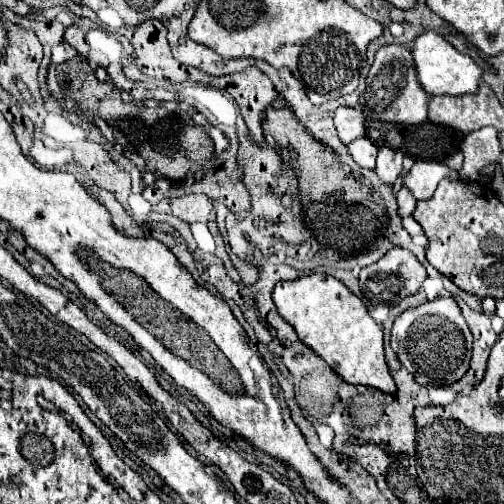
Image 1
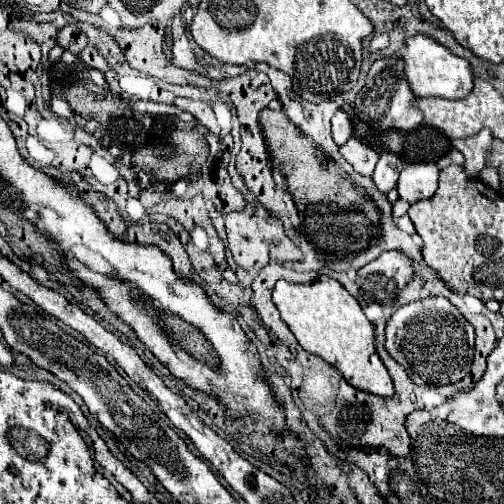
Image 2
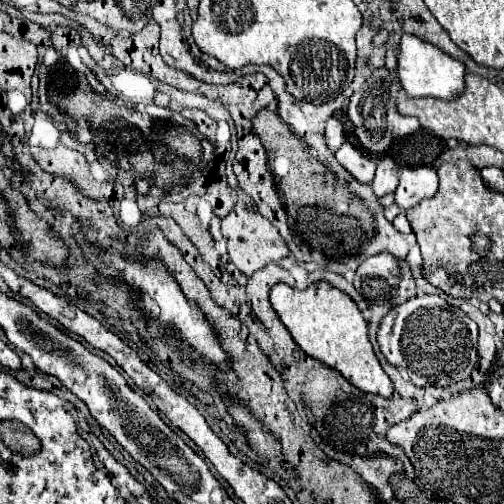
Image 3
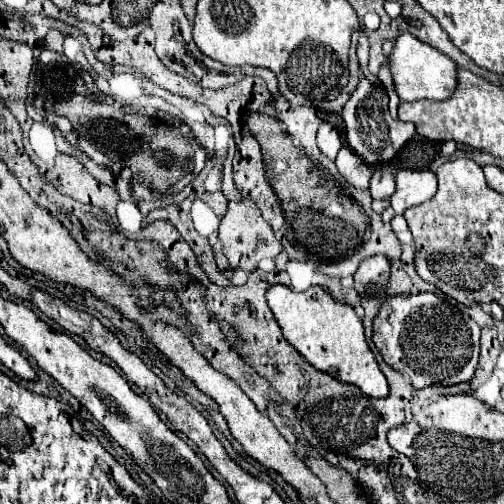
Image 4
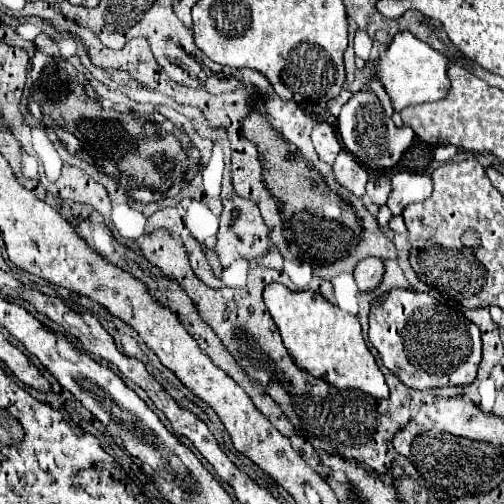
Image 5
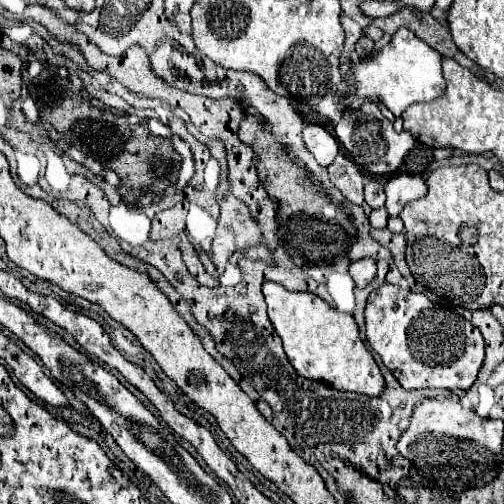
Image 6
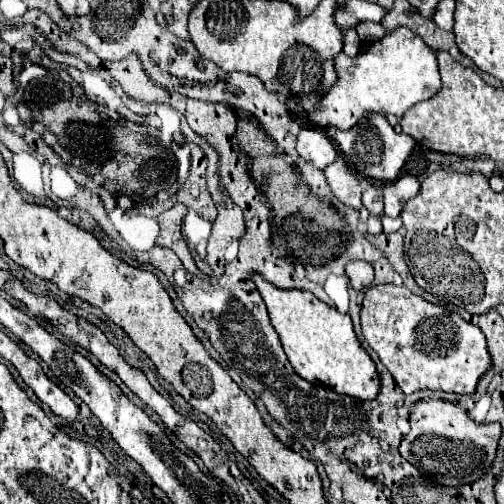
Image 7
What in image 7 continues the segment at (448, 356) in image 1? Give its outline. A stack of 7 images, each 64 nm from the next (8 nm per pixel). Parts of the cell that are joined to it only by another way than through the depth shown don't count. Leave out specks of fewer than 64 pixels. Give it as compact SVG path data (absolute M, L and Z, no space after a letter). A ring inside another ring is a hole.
M378 284L364 294L362 334L382 364L388 368L404 394L416 390L442 390L454 394L474 394L478 380L492 368L484 332L462 320L456 312L434 306L424 298L410 294L406 286Z

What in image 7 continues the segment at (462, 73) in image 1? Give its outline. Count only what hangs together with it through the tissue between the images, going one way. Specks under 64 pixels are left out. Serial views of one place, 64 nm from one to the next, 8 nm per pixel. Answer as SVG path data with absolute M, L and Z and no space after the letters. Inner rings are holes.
M396 28L388 32L382 40L362 46L356 58L340 52L334 62L336 84L322 94L316 110L308 112L306 122L316 128L334 126L338 130L348 130L360 122L360 116L368 112L376 114L396 114L398 118L414 104L428 100L436 90L440 90L440 74L436 68L436 52L426 46L426 42L414 34L410 28Z

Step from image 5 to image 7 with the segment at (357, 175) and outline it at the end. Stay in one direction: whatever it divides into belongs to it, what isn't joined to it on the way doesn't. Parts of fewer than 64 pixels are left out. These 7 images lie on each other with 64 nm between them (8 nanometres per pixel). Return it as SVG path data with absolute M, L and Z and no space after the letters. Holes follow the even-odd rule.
M336 158L328 168L324 168L324 176L326 182L332 190L332 194L346 206L360 210L362 208L362 188L360 182L356 180L356 176L348 170L348 166L344 164L342 158Z

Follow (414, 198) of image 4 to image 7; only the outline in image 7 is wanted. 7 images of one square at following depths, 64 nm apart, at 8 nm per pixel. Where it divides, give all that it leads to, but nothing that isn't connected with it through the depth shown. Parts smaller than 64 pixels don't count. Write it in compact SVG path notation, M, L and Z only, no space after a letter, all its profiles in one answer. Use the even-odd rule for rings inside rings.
M410 174L386 184L384 186L384 214L390 218L398 218L402 206L412 196L416 196L416 192L420 192L420 182Z

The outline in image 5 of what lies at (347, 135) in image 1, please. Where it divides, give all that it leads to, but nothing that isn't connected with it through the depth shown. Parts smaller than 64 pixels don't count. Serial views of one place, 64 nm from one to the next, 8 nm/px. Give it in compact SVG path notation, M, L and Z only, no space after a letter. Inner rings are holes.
M326 122L316 124L316 128L310 134L310 140L314 144L314 150L316 150L318 158L326 164L334 164L334 160L336 160L338 152L342 150L342 146L340 146L334 130L330 128L330 124L326 124Z

